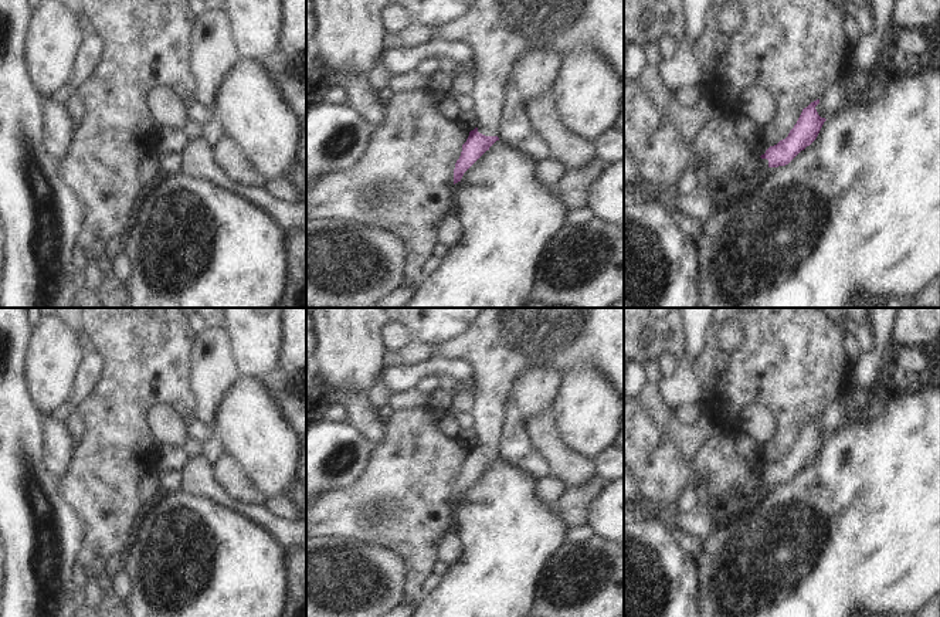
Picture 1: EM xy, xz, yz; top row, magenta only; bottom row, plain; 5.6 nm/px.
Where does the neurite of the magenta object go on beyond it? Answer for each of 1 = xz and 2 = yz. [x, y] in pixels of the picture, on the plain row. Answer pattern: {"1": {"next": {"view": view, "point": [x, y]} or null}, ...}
{"1": {"next": {"view": "xz", "point": [502, 342]}}, "2": {"next": {"view": "yz", "point": [763, 480]}}}

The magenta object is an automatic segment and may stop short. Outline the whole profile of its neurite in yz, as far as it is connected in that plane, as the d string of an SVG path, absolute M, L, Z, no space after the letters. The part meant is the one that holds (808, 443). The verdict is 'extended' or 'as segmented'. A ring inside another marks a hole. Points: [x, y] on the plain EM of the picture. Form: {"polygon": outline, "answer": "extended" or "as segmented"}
{"polygon": "M819 417L804 426L788 454L777 462L770 464L766 471L759 475L759 481L763 487L768 488L770 485L788 482L801 468L817 457L827 438L821 435L815 427L818 421Z", "answer": "extended"}

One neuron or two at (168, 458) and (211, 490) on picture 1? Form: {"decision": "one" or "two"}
{"decision": "two"}

